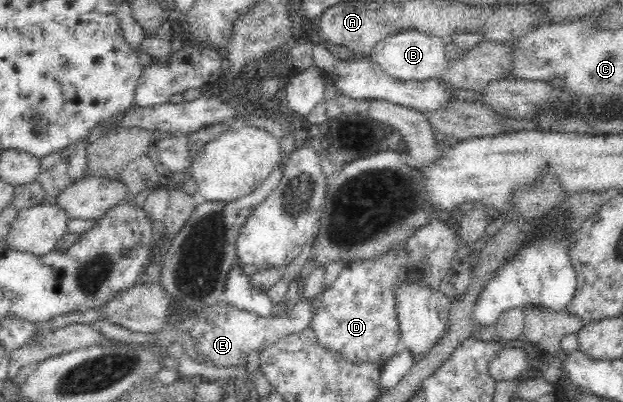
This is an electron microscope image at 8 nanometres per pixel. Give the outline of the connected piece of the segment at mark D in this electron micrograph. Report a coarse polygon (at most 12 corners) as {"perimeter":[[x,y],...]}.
{"perimeter":[[439,217],[346,264],[318,295],[318,345],[382,368],[402,348],[395,288],[438,291],[460,244]]}

